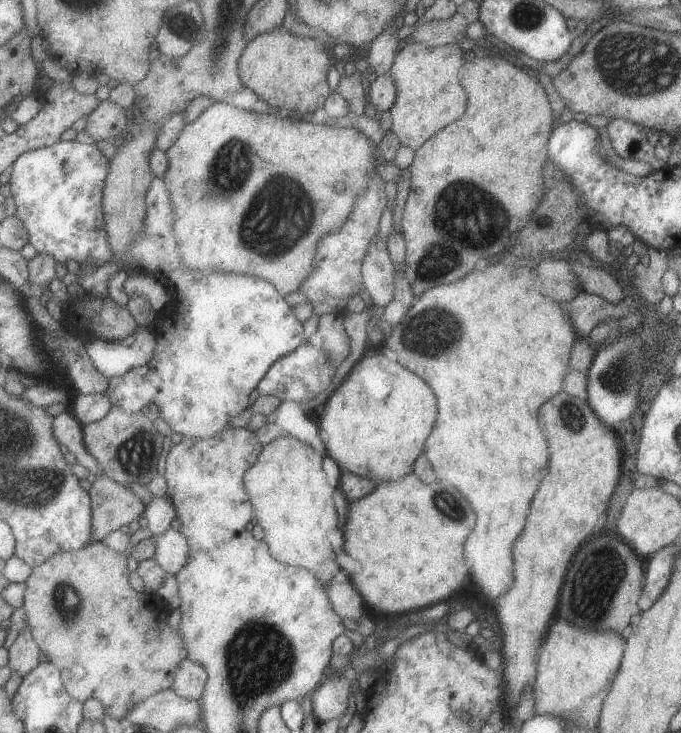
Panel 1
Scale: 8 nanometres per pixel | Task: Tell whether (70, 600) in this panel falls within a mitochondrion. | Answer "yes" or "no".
yes

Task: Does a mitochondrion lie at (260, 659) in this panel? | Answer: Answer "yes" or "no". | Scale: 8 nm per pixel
yes

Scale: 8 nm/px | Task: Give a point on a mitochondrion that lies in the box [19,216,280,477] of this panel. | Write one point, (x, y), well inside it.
(132, 454)

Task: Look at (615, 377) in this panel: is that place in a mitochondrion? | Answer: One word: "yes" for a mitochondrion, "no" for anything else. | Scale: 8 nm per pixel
yes

